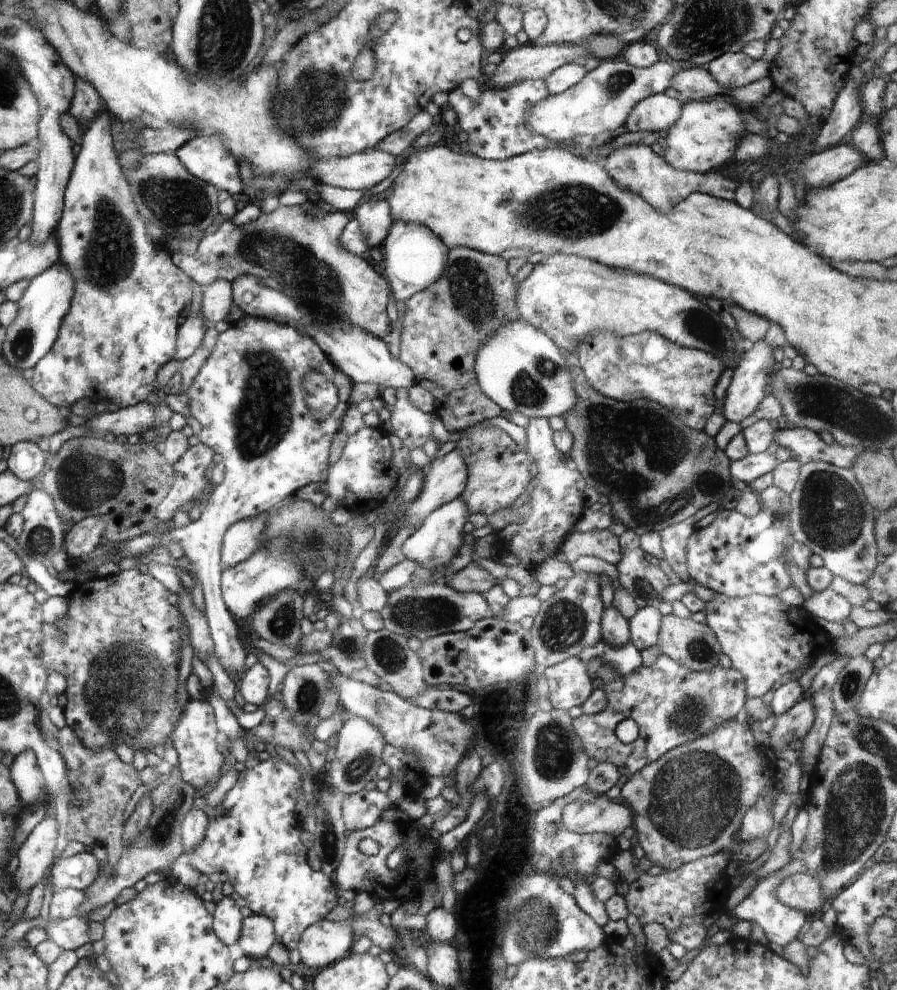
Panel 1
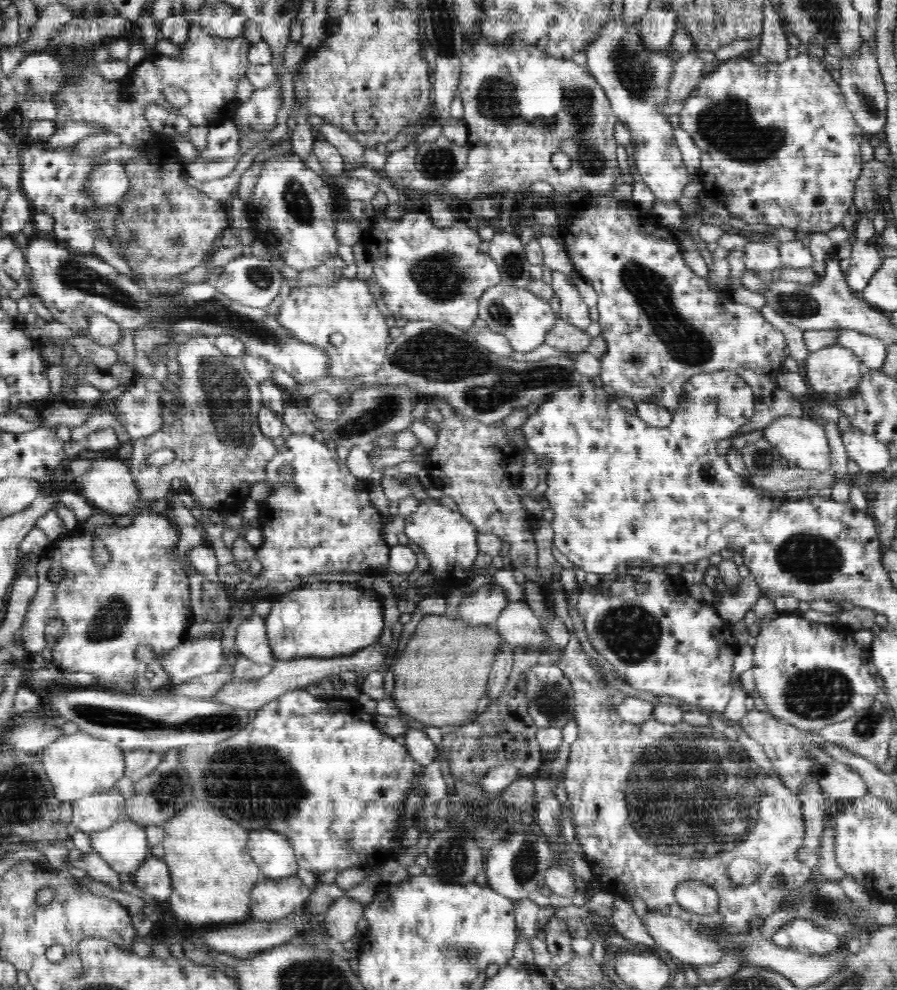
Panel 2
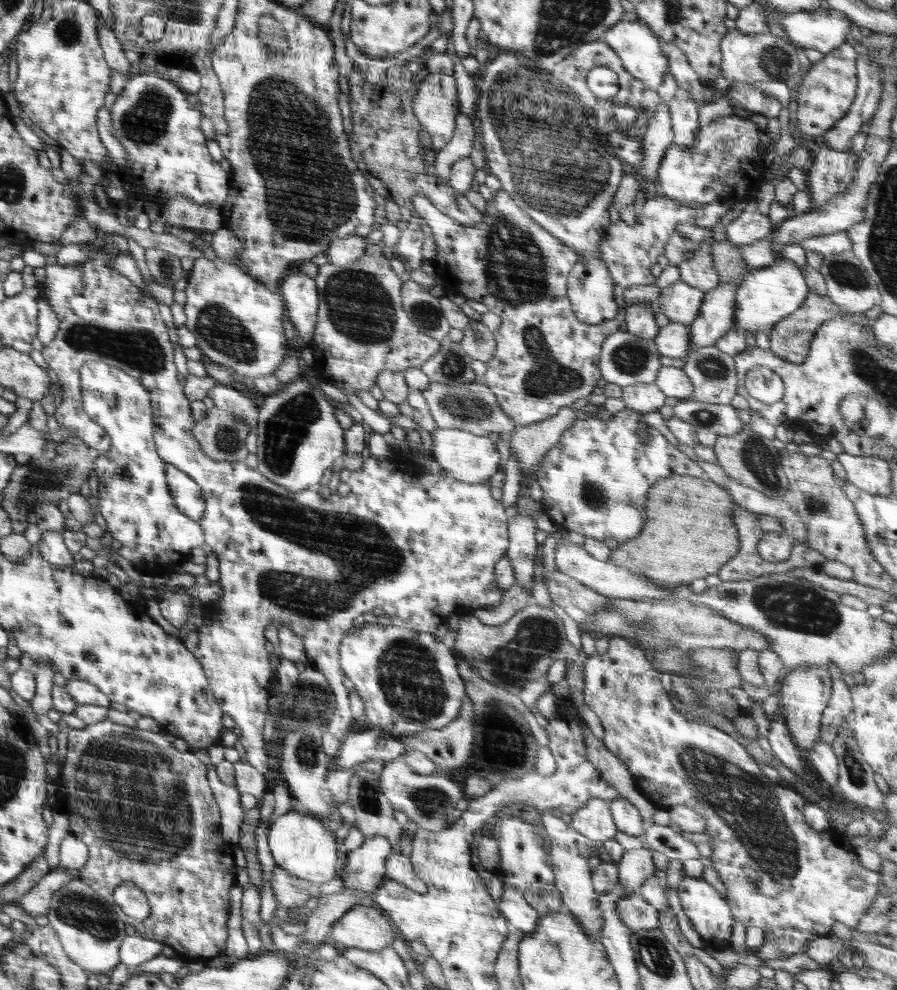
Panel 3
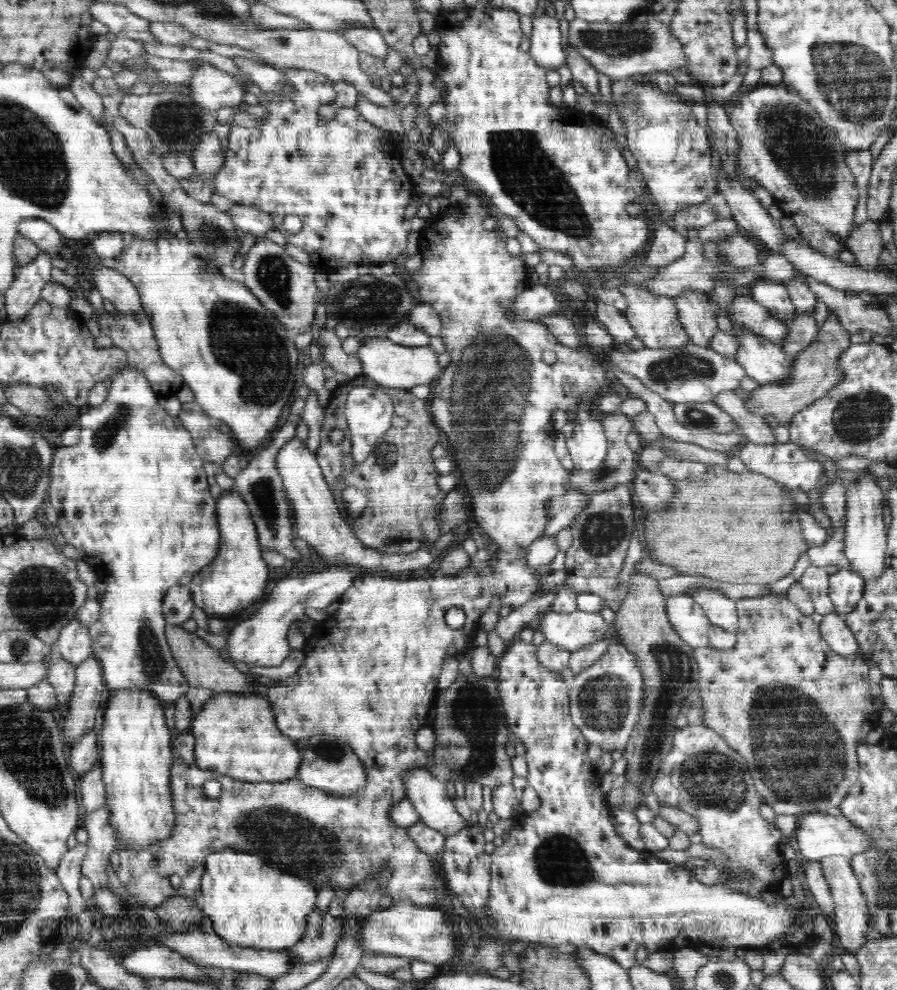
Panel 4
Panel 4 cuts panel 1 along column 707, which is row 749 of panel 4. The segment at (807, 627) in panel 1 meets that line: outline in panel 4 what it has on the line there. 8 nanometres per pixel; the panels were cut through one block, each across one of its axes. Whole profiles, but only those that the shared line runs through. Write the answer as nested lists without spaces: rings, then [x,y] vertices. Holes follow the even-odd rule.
[[[612,640],[608,652],[593,666],[574,675],[569,684],[572,721],[589,744],[598,744],[610,752],[620,750],[623,754],[642,714],[644,690],[644,677],[636,659],[620,641]]]

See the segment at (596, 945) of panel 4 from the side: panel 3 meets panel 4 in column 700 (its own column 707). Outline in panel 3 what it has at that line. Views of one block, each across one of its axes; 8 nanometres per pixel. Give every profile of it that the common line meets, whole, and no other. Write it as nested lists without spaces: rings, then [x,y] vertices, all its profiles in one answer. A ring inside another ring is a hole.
[[[684,876],[677,884],[677,893],[684,914],[691,920],[696,932],[700,935],[700,939],[706,942],[706,946],[712,944],[712,946],[716,946],[716,950],[720,950],[720,946],[726,940],[730,941],[734,919],[731,906],[725,896],[706,883],[702,877],[689,876]]]

